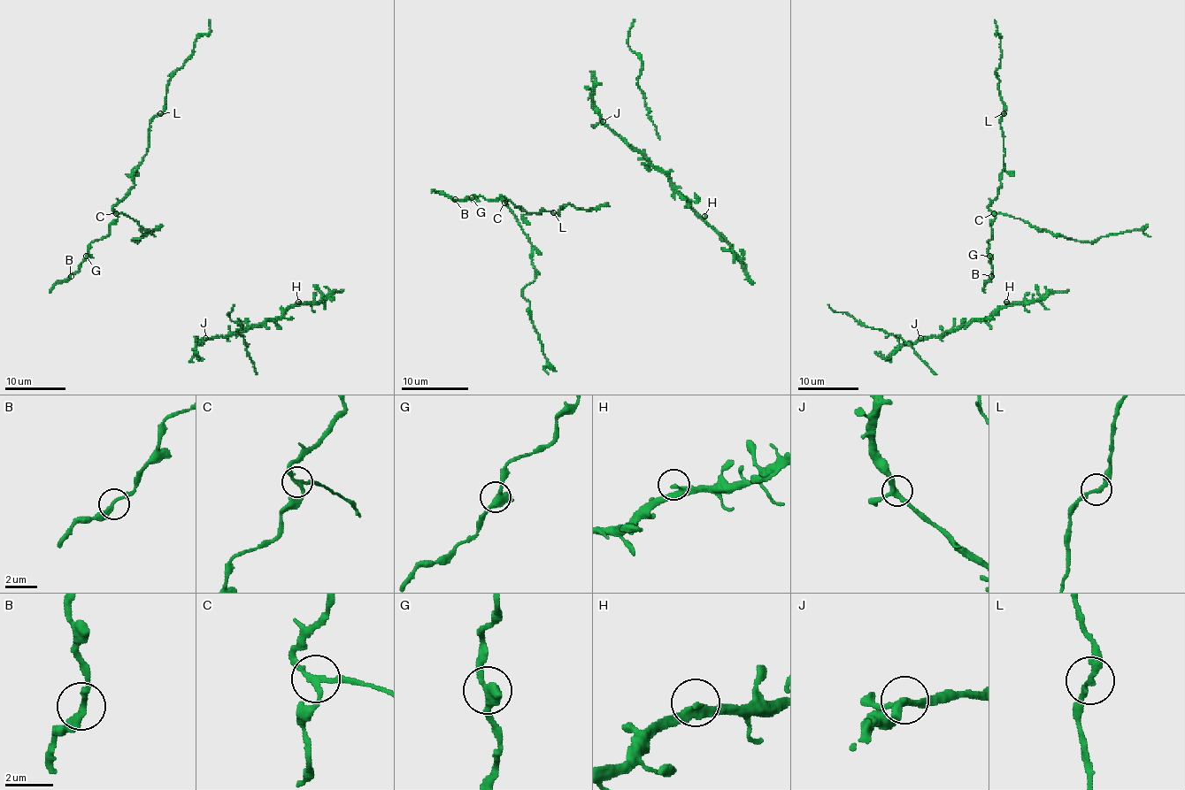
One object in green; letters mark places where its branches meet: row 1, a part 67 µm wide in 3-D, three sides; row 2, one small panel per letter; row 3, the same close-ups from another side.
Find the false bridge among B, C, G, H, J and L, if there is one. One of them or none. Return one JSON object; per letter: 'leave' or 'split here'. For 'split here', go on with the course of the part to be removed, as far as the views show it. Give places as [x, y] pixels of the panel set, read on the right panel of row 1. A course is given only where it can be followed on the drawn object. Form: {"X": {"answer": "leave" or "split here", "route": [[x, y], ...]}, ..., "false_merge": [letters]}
{"B": {"answer": "leave"}, "C": {"answer": "split here", "route": [[994, 213], [1011, 215], [1055, 234], [1085, 242], [1096, 242], [1102, 236], [1129, 230], [1142, 230], [1150, 236]]}, "G": {"answer": "leave"}, "H": {"answer": "leave"}, "J": {"answer": "leave"}, "L": {"answer": "leave"}, "false_merge": ["C"]}

